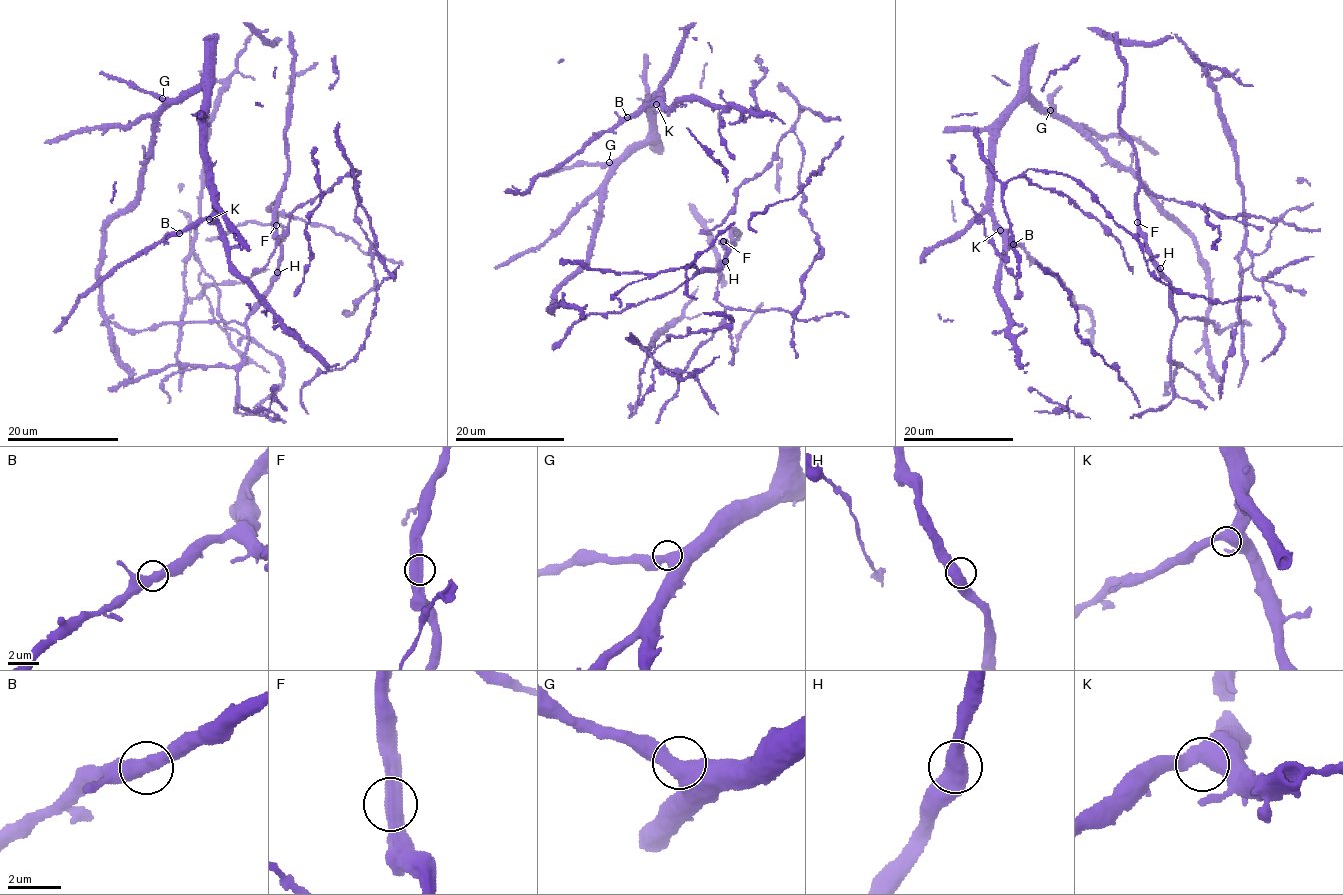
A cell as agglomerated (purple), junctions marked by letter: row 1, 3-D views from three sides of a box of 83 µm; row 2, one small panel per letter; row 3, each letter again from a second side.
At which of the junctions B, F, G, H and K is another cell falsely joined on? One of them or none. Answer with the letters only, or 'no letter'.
no letter

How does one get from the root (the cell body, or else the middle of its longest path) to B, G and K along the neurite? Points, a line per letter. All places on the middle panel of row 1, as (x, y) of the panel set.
B: (560, 305), (550, 309), (555, 293), (585, 263), (601, 187), (649, 138), (652, 103), (660, 98), (627, 117)
G: (560, 305), (553, 311), (550, 309), (555, 293), (585, 263), (609, 162)
K: (560, 305), (550, 309), (555, 293), (585, 263), (601, 187), (649, 138), (652, 103), (660, 98), (656, 104)

